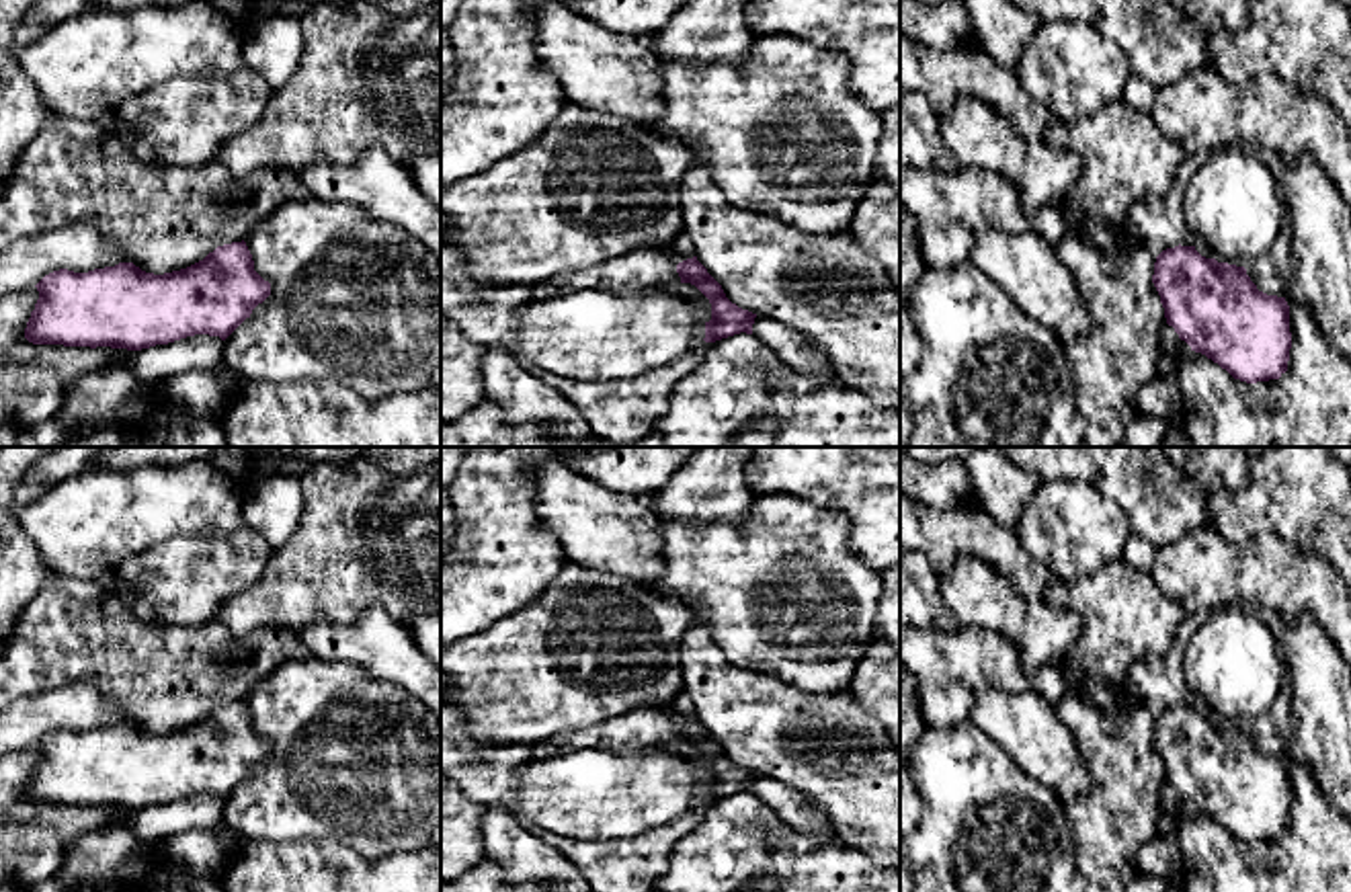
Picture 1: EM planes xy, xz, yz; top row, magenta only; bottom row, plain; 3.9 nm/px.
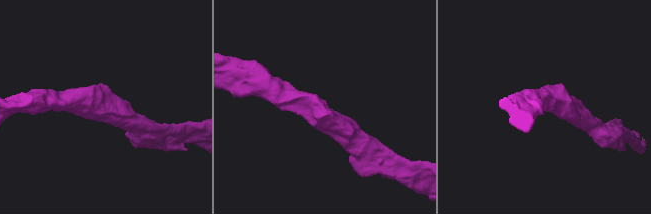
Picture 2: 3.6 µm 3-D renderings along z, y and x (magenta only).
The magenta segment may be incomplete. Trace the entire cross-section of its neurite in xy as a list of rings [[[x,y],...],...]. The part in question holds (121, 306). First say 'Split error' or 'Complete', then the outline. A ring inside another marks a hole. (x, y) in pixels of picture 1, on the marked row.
Complete. [[[246,242],[164,275],[133,262],[45,275],[25,328],[33,344],[141,351],[195,334],[226,340],[271,295]]]

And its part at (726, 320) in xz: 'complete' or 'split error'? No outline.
complete

